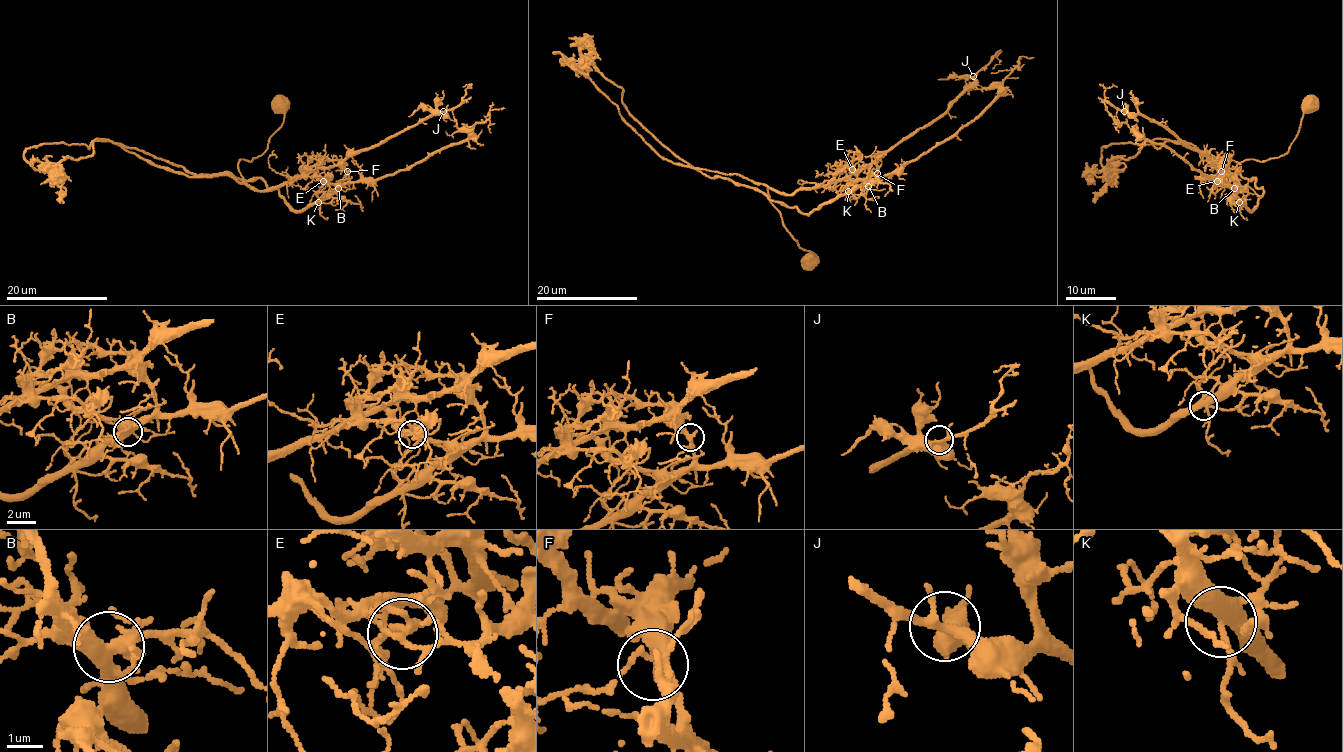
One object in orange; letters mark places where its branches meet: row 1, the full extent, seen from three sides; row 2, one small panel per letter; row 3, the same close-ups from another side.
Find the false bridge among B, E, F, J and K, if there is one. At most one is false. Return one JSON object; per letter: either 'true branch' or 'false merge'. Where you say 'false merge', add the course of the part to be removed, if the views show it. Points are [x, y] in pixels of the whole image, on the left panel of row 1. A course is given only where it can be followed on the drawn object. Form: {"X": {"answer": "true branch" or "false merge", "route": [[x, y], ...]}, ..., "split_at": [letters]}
{"B": {"answer": "true branch"}, "E": {"answer": "false merge", "route": [[323, 180], [336, 188], [295, 211], [259, 178], [198, 174], [96, 139], [91, 155], [65, 158], [40, 184]]}, "F": {"answer": "true branch"}, "J": {"answer": "true branch"}, "K": {"answer": "true branch"}, "split_at": ["E"]}

